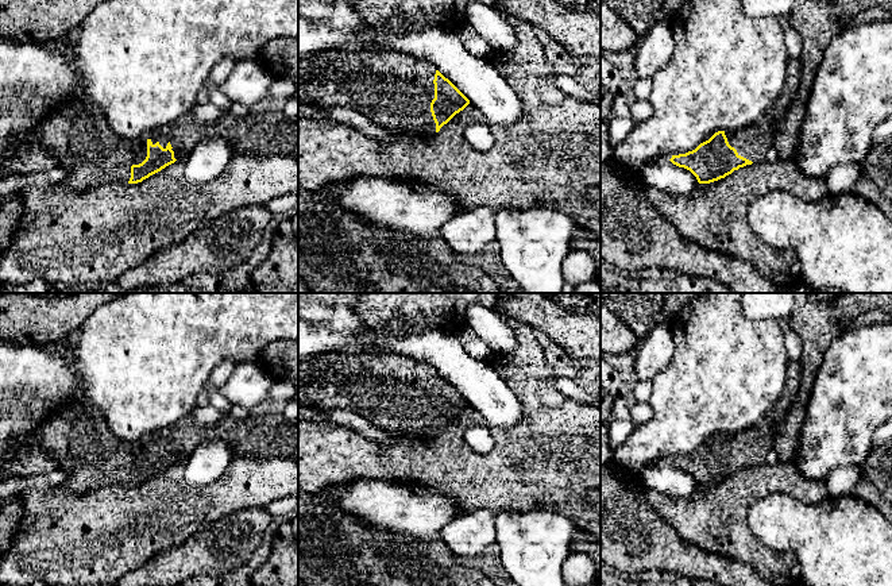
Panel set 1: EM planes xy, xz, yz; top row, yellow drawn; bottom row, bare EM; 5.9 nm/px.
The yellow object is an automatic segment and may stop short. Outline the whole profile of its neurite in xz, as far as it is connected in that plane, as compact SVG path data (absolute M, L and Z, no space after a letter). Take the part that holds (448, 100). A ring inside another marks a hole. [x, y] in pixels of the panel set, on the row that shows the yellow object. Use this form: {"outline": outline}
{"outline": "M340 47L312 53L324 70L320 78L298 85L298 99L314 99L325 107L354 109L375 124L402 134L429 138L440 131L470 100L435 65L385 49Z"}

